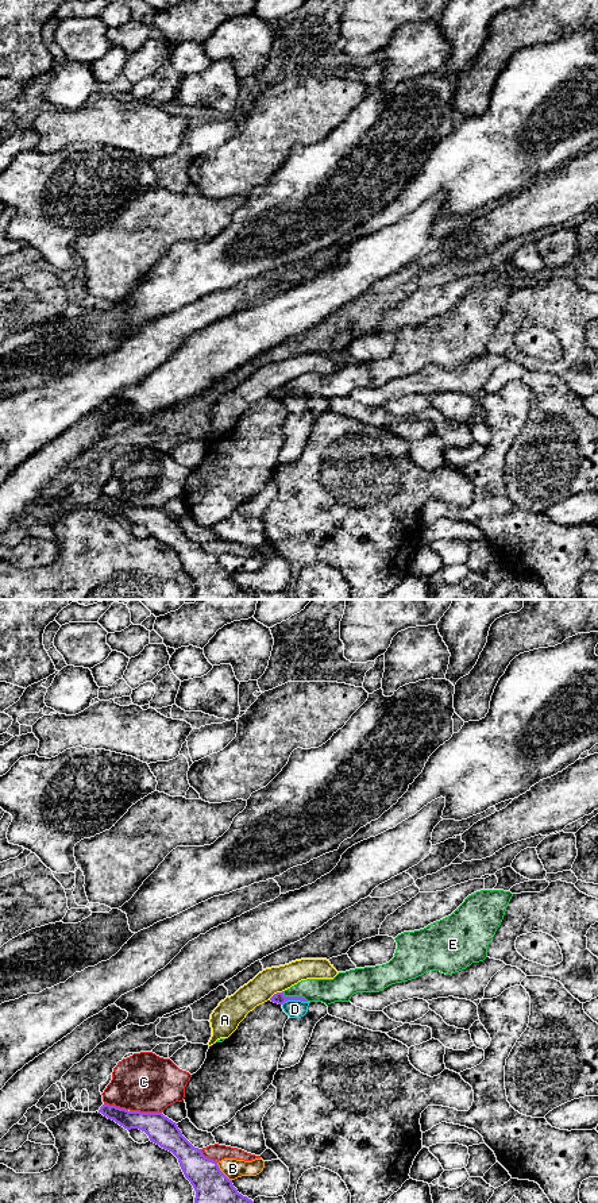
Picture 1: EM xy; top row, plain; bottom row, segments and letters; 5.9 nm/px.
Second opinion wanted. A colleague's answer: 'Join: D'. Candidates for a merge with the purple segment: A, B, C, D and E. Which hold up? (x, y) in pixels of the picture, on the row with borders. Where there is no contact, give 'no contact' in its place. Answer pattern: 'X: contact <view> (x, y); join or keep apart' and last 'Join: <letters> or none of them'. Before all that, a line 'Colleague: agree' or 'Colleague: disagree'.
Colleague: disagree
A: contact xy (277, 993); keep apart
B: contact xy (222, 1172); keep apart
C: contact xy (146, 1113); keep apart
D: contact xy (294, 999); keep apart
E: contact xy (294, 997); keep apart
Join: none of them

